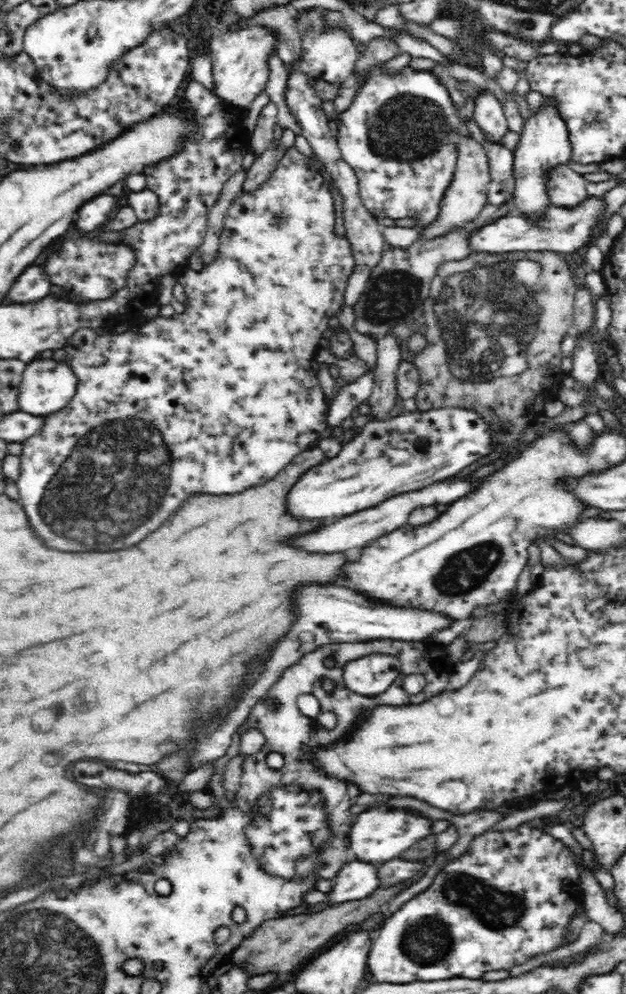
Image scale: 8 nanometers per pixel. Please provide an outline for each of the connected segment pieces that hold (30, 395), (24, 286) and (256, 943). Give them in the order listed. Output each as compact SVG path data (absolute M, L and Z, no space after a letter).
M38 354L25 363L19 394L21 411L45 416L61 412L70 406L72 398L76 395L78 383L78 375L70 361L56 360L53 357L42 358Z
M32 264L12 282L4 300L6 304L30 305L37 304L52 294L53 289L43 277L42 269Z
M410 880L398 882L388 887L375 887L364 898L354 899L351 901L333 903L318 912L304 912L301 914L292 914L276 918L269 918L244 938L242 942L233 950L229 960L234 963L246 963L250 971L256 974L265 972L277 972L282 970L294 970L295 966L304 959L312 957L314 950L344 932L352 924L360 924L380 912L381 906L386 906L392 898L398 896L400 892L410 888Z

